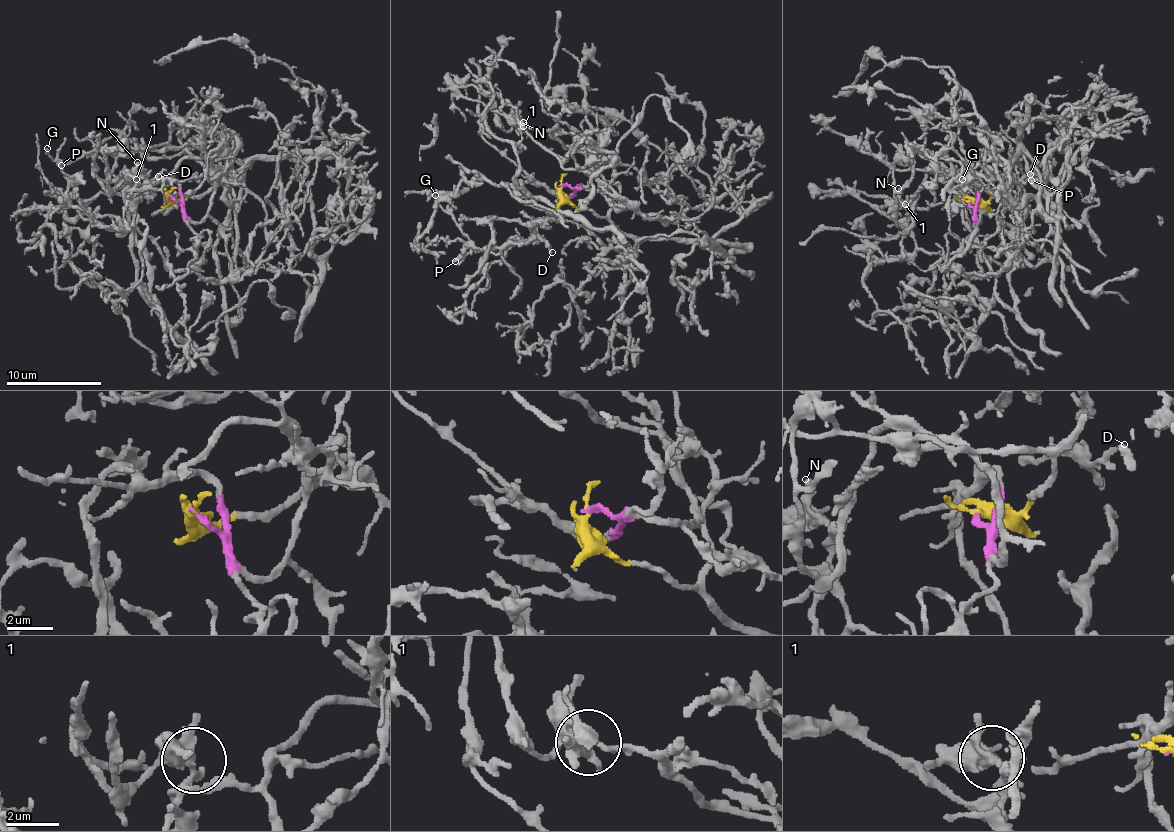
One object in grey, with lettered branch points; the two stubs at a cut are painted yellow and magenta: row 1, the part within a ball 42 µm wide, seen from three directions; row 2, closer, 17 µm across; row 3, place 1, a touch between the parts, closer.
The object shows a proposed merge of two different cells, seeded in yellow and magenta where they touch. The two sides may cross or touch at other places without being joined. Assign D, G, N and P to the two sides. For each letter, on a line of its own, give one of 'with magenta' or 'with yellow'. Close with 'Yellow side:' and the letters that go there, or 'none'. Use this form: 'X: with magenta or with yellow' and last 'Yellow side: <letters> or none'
D: with magenta
G: with magenta
N: with magenta
P: with magenta
Yellow side: none

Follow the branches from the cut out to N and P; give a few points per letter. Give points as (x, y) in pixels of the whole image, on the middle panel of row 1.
N: (562, 186), (606, 190), (598, 163), (588, 155), (565, 148), (548, 129), (529, 129), (522, 122)
P: (562, 186), (574, 190), (549, 194), (518, 180), (559, 212), (533, 223), (526, 242), (477, 249), (454, 260)

